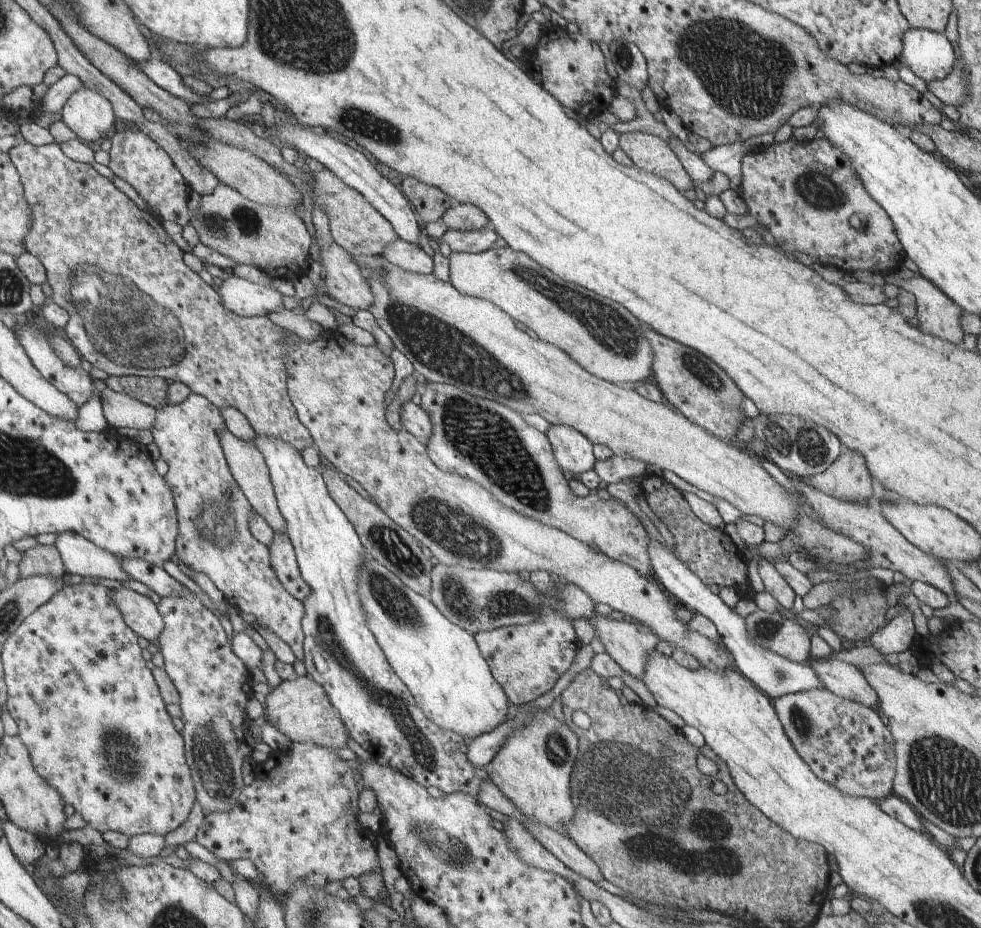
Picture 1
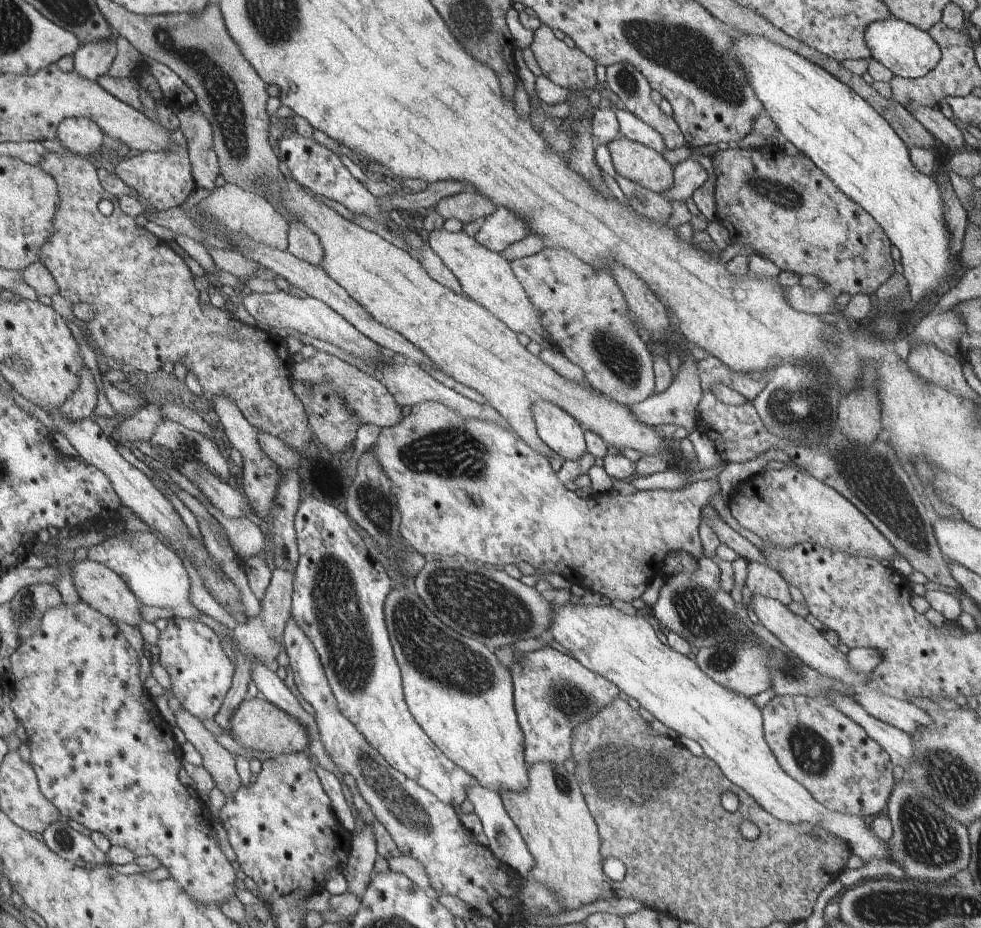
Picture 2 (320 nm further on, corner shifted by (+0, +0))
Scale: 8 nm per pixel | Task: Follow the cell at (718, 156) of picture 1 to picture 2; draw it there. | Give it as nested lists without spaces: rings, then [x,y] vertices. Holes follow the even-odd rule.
[[[688,158],[685,162],[673,167],[674,184],[661,192],[661,195],[669,201],[688,202],[692,198],[694,190],[700,188],[708,178],[706,170],[698,161]]]

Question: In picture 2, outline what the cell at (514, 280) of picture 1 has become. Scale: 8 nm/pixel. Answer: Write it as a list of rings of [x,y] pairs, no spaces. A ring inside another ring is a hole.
[[[444,227],[440,230],[431,229],[426,242],[441,257],[454,276],[457,276],[466,296],[494,313],[494,316],[497,316],[516,334],[526,334],[542,348],[555,346],[549,340],[549,333],[546,333],[541,325],[541,315],[527,297],[510,262],[497,252],[484,248],[475,237],[468,236],[463,230],[459,233],[451,233]]]

